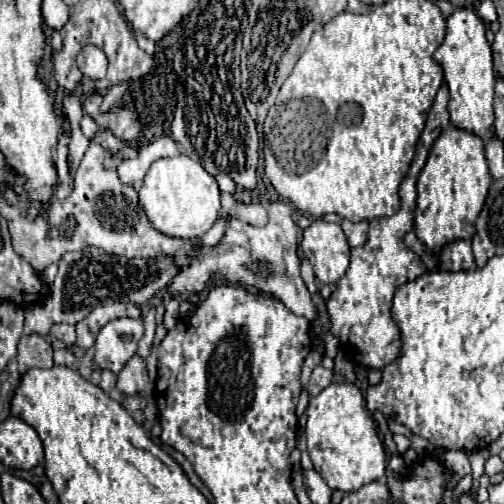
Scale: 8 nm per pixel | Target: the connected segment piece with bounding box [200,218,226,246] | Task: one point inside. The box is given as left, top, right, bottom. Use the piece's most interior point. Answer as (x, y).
(213, 236)

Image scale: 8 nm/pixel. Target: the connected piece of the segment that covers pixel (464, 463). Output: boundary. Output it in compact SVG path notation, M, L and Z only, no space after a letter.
M450 450L450 452L444 452L444 464L446 464L446 468L452 468L458 476L470 474L470 462L468 462L468 456L466 456L466 452L462 452L462 450Z

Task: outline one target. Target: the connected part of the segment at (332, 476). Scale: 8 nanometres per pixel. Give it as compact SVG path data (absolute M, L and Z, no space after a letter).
M330 384L318 396L310 398L308 422L304 434L314 470L332 490L356 492L362 486L384 476L386 454L378 438L374 420L366 408L362 392L350 384Z

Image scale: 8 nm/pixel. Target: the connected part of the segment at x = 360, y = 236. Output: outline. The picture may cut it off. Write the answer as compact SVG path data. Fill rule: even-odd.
M342 220L342 230L346 234L346 240L352 248L362 246L366 242L366 234L368 234L368 222L350 222L350 220Z

